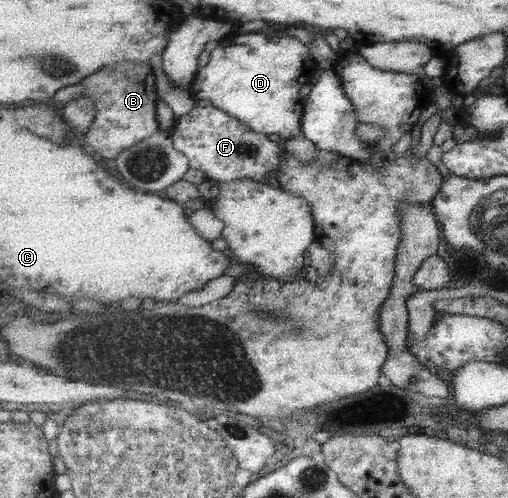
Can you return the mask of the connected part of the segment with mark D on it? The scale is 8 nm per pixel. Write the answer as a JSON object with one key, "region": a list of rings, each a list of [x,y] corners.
{"region":[[[258,32],[236,33],[228,40],[211,46],[211,59],[200,68],[190,90],[197,100],[210,100],[213,106],[238,118],[255,132],[277,134],[289,139],[302,132],[306,97],[301,97],[301,88],[312,82],[313,73],[318,68],[319,64],[312,57],[309,46],[295,37],[267,37]]]}

